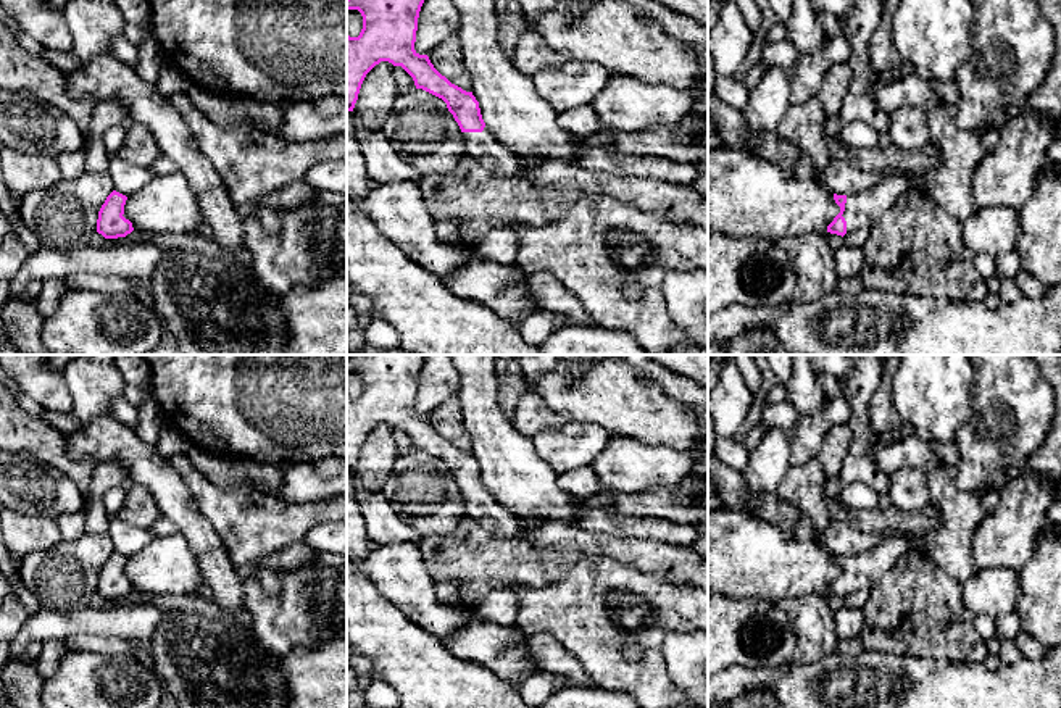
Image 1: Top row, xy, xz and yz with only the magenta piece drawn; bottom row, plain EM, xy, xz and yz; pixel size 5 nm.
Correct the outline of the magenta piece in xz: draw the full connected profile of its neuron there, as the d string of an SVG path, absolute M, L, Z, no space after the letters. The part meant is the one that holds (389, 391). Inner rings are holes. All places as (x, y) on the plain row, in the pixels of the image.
M352 355L347 360L347 373L358 371L363 377L363 390L358 398L347 395L347 473L353 473L366 435L381 423L402 427L414 442L416 450L422 450L447 464L448 473L458 484L464 511L477 521L489 534L498 539L513 539L526 532L519 519L503 508L493 494L485 487L479 463L472 453L451 445L442 437L427 416L414 411L418 379L427 355Z

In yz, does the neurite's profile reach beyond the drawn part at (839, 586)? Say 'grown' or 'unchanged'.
grown

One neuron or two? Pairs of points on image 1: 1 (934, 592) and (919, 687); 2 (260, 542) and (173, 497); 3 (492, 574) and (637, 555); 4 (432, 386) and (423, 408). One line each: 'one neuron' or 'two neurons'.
1: two neurons
2: two neurons
3: one neuron
4: one neuron

